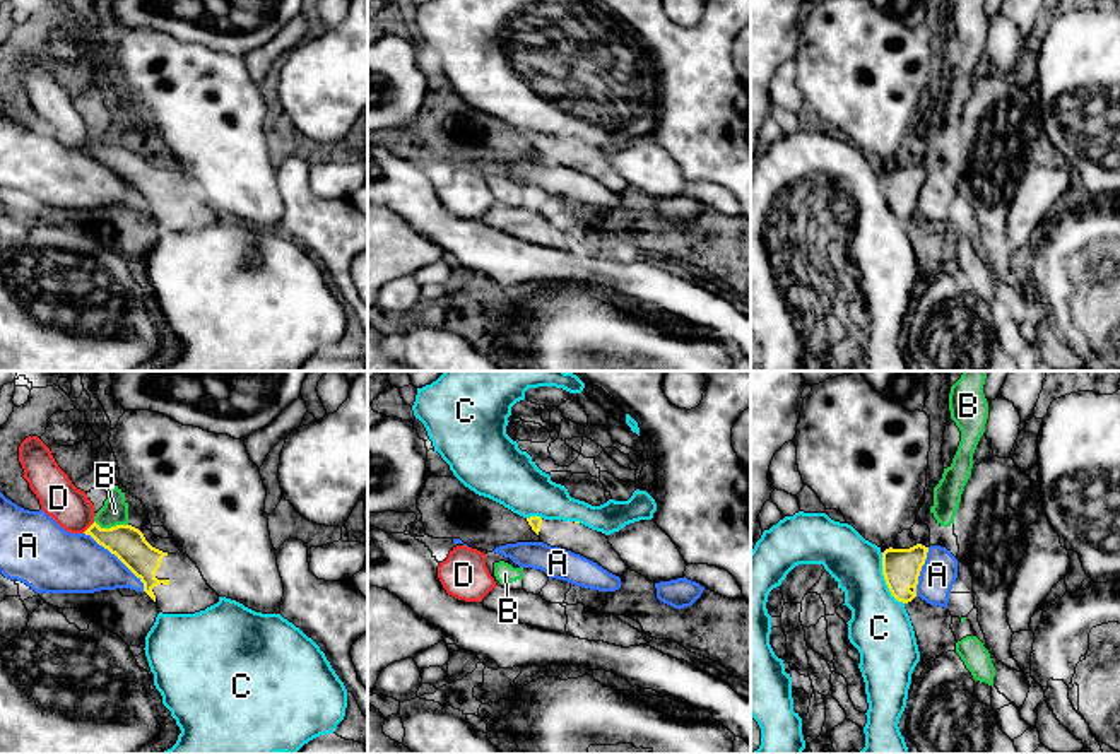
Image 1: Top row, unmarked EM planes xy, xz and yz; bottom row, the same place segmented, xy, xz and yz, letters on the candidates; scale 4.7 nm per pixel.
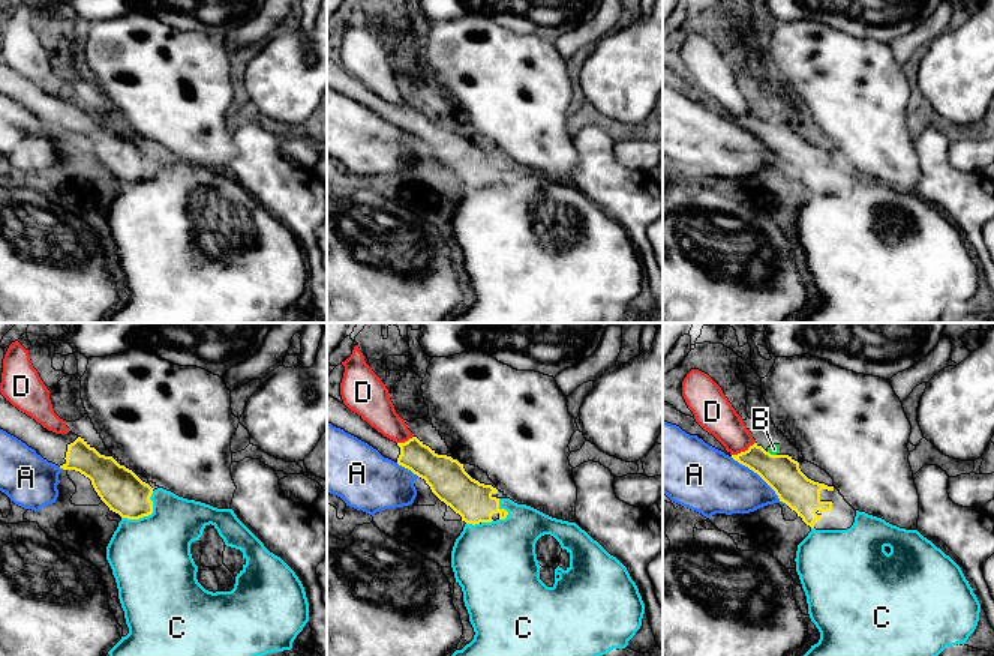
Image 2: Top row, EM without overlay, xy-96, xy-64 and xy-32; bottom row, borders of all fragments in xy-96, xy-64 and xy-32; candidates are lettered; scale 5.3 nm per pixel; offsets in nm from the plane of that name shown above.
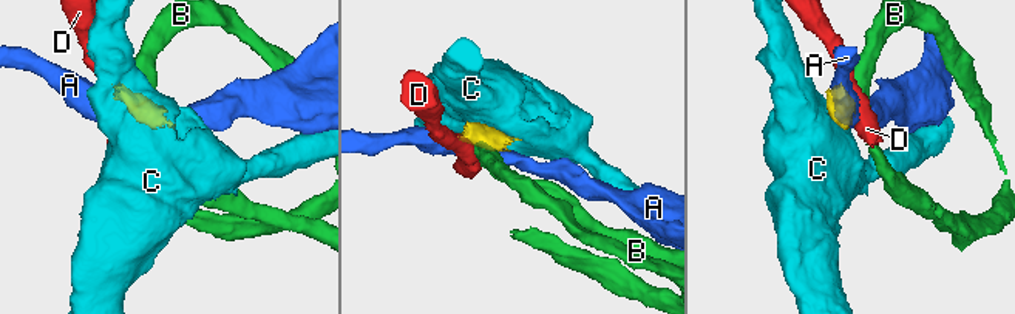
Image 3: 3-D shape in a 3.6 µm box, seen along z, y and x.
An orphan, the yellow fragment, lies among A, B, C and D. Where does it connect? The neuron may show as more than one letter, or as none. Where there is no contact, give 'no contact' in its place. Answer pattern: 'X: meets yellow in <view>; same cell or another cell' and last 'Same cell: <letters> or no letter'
A: meets yellow in xy; another cell
B: meets yellow in xy; another cell
C: meets yellow in yz; another cell
D: meets yellow in xy; another cell
Same cell: no letter

